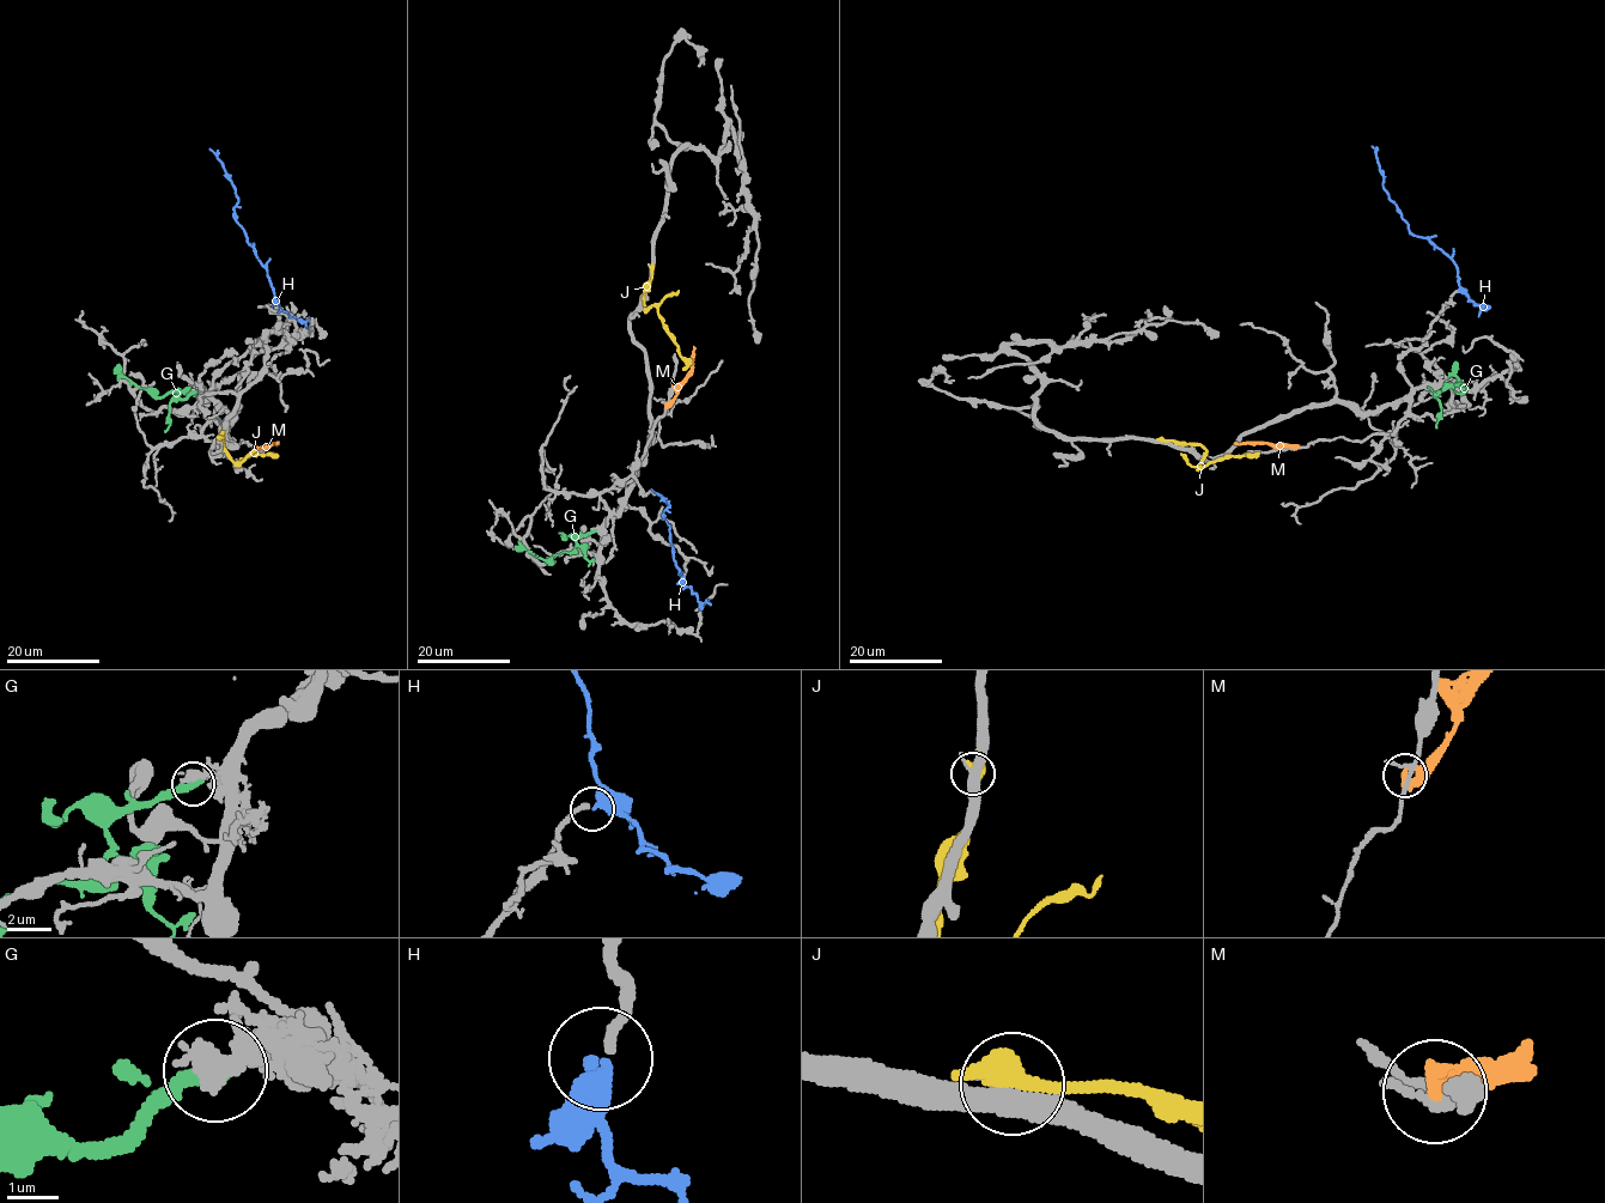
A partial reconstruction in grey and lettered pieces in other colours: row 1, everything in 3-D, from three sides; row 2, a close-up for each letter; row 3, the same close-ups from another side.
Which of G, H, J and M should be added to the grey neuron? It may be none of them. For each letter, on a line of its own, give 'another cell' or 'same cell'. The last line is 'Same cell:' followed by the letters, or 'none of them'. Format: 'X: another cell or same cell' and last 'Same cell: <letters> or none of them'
G: another cell
H: same cell
J: another cell
M: another cell
Same cell: H

